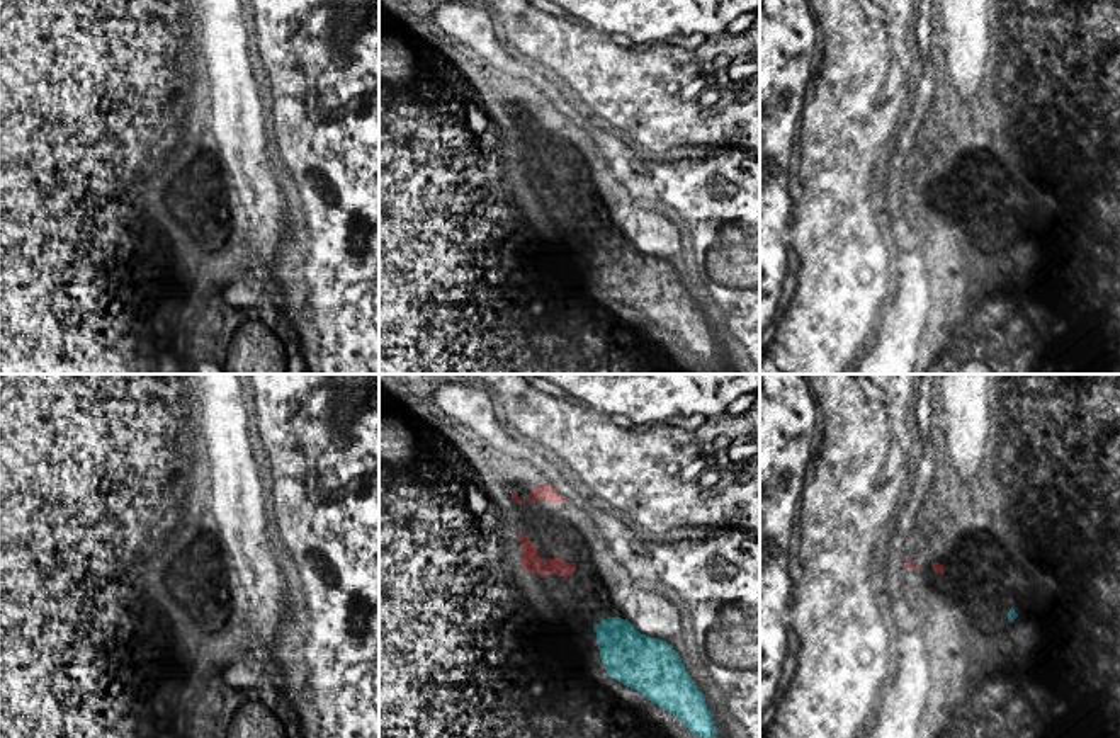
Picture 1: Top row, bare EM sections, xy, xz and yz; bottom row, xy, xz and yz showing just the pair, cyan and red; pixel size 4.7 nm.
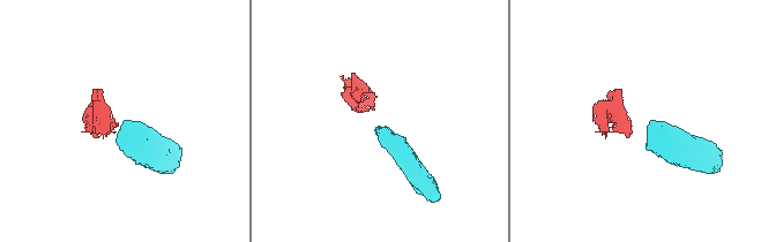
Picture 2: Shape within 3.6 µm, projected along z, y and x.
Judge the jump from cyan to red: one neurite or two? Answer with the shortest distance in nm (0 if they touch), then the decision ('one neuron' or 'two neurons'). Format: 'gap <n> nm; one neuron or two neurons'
gap 260 nm; one neuron

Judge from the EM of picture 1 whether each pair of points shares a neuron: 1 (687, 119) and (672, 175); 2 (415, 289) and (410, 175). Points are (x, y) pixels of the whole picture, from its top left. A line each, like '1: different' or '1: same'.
1: different
2: same

